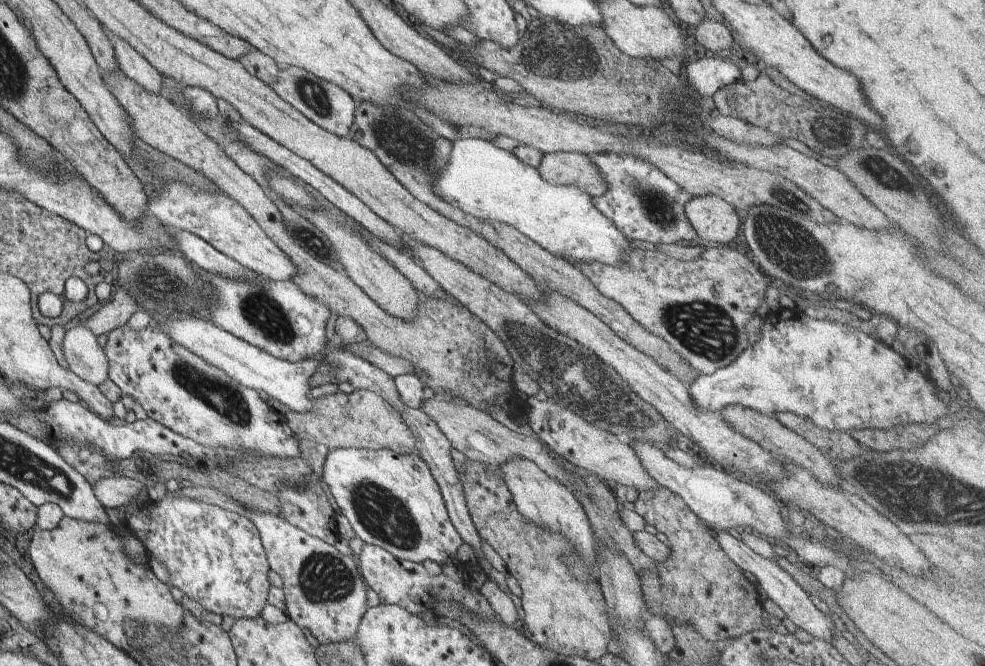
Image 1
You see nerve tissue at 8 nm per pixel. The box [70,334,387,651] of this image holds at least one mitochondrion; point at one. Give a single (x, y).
(226, 400)

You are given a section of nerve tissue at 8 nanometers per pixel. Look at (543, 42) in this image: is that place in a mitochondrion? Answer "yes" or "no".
yes

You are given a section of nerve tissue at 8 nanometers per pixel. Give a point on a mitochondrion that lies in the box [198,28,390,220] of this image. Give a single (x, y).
(314, 96)

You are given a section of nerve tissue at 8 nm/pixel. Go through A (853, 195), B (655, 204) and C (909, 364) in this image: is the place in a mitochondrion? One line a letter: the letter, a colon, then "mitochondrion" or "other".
A: other
B: mitochondrion
C: other

